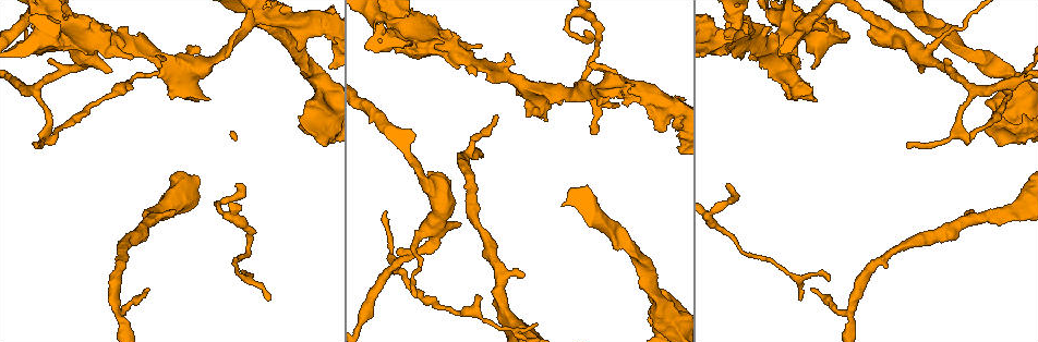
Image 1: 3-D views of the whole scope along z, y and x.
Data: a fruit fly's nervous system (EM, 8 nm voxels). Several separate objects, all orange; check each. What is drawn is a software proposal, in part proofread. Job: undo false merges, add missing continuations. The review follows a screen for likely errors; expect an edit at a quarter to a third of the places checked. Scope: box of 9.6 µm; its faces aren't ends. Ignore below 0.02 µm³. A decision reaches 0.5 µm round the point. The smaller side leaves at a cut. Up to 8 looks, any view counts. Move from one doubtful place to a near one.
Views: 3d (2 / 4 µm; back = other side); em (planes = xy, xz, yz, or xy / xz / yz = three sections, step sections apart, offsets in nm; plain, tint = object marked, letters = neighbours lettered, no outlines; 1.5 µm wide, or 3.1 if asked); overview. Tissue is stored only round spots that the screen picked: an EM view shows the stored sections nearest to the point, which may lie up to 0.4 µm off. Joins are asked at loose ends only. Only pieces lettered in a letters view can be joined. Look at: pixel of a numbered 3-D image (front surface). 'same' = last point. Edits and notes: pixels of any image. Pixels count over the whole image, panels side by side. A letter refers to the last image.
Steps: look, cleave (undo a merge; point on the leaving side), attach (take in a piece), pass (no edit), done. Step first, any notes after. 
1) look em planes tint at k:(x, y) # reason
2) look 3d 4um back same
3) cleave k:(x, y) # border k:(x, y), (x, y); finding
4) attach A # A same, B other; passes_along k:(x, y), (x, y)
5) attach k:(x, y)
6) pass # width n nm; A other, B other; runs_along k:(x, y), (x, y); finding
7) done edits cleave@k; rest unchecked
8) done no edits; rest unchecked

look 3d 4um at 1:(568, 93) # calibre changes

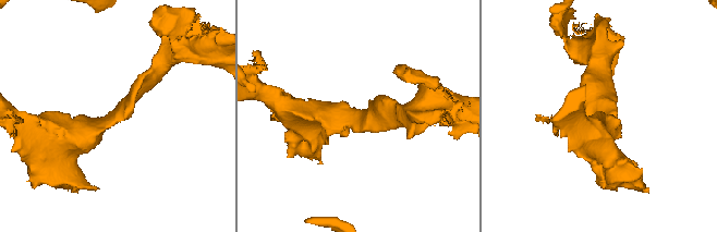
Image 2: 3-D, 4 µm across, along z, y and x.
look em planes letters at 2:(111, 120) # need the tissue

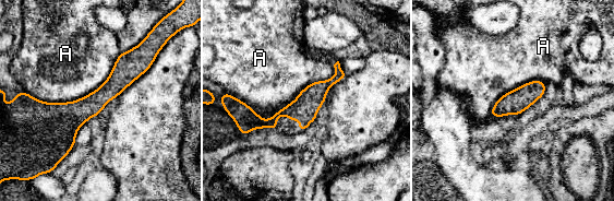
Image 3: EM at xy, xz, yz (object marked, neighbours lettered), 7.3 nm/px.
pass # width 180 nm; A other; continuous, no second neuron

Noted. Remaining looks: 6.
look em planes letters at 1:(159, 75) # branch stops here

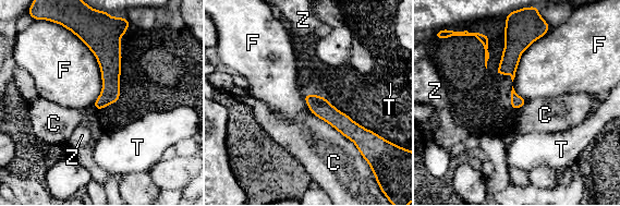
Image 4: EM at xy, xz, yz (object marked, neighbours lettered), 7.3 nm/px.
pass # C other, F other, T other, Z other; border 4:(71, 32), (99, 68), (94, 105); none of them fits

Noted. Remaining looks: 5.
look 3d 4um at 1:(237, 188) # free end

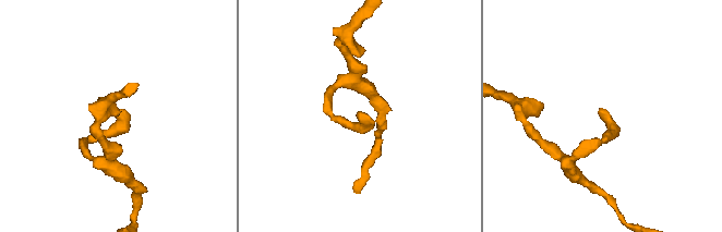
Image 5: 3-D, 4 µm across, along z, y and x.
look em xz step 4 letters at 5:(601, 113) # need the tissue

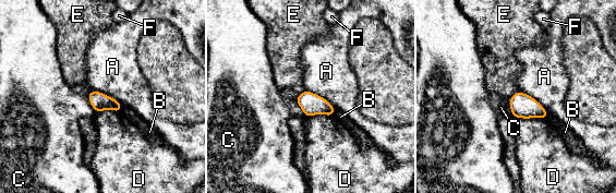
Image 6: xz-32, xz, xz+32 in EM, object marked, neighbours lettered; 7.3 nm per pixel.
look em planes letters same

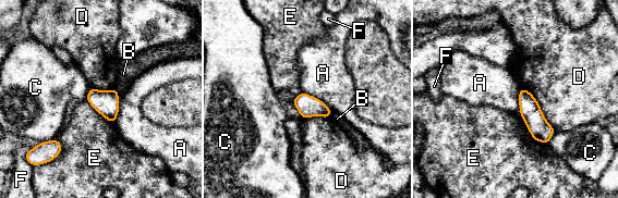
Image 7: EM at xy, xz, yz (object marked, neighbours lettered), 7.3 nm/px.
pass # width 150 nm; A other, B other, C other, D other, E other, F other; border 7:(119, 94), (119, 112), (113, 123); none of them fits

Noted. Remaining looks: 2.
done no edits; rest unchecked

